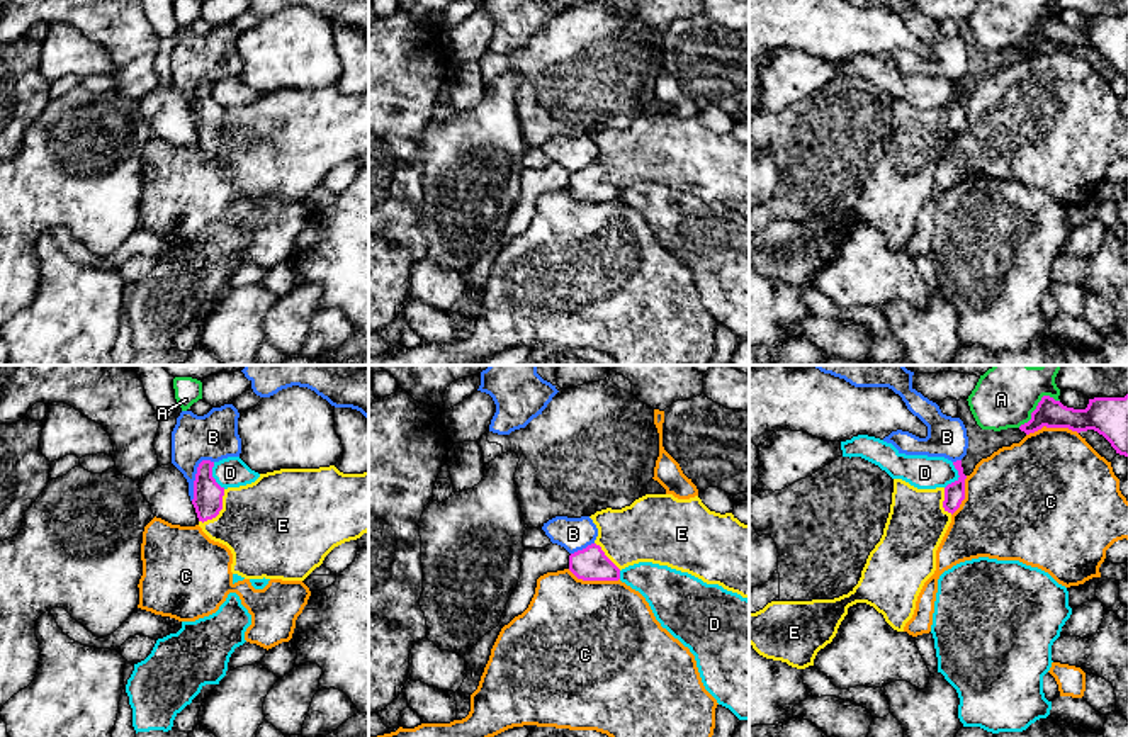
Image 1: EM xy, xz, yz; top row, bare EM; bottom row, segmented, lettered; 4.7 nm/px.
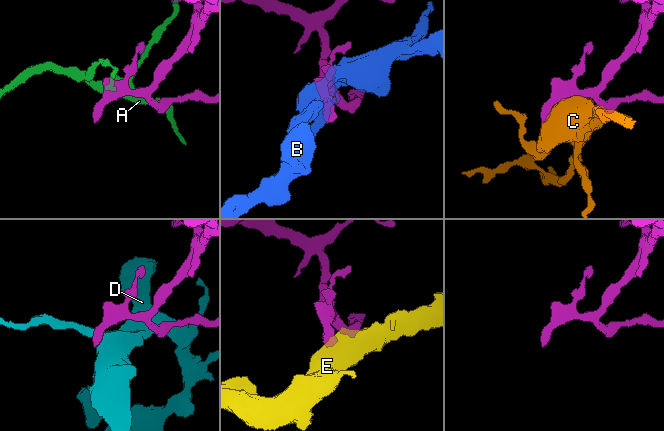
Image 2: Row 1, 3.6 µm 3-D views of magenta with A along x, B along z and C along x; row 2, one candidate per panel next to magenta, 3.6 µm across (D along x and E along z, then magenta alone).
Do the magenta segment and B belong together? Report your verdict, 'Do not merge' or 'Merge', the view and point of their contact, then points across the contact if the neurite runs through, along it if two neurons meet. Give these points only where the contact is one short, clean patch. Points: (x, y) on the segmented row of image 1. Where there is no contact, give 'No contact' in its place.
Do not merge. Touches magenta at xy (196, 476). Boundary: xy (213, 461), (199, 464), (191, 500)

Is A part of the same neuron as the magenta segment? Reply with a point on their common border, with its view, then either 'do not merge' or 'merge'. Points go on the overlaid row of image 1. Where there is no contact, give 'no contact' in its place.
yz (1037, 406) | do not merge

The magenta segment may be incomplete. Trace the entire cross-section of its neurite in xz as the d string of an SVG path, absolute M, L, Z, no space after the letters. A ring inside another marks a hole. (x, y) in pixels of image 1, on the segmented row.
M646 494L622 509L601 509L589 516L598 528L596 540L569 555L569 571L583 581L618 581L620 571L652 562L688 572L707 584L719 584L727 591L749 599L749 525L741 523L732 513L710 511L698 496L678 499L673 494Z

